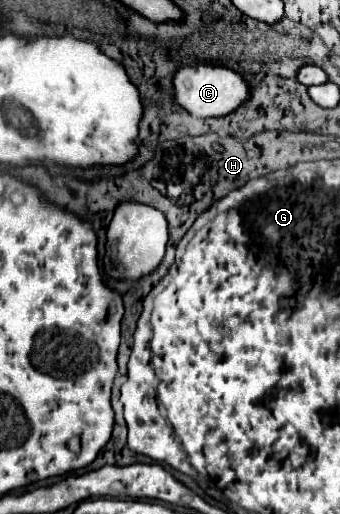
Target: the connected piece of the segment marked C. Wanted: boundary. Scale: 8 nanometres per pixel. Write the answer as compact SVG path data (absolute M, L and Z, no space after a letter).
M199 64L199 66L183 66L175 78L175 98L177 102L195 116L225 116L229 112L233 112L235 108L239 108L247 98L249 98L249 88L245 84L245 80L229 70L229 68L219 68L219 66L207 66L207 64Z

